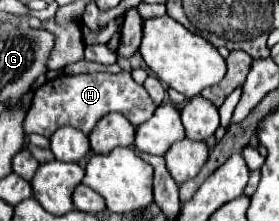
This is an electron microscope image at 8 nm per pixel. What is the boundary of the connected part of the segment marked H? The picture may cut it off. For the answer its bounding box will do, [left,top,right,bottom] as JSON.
[24,71,156,137]

